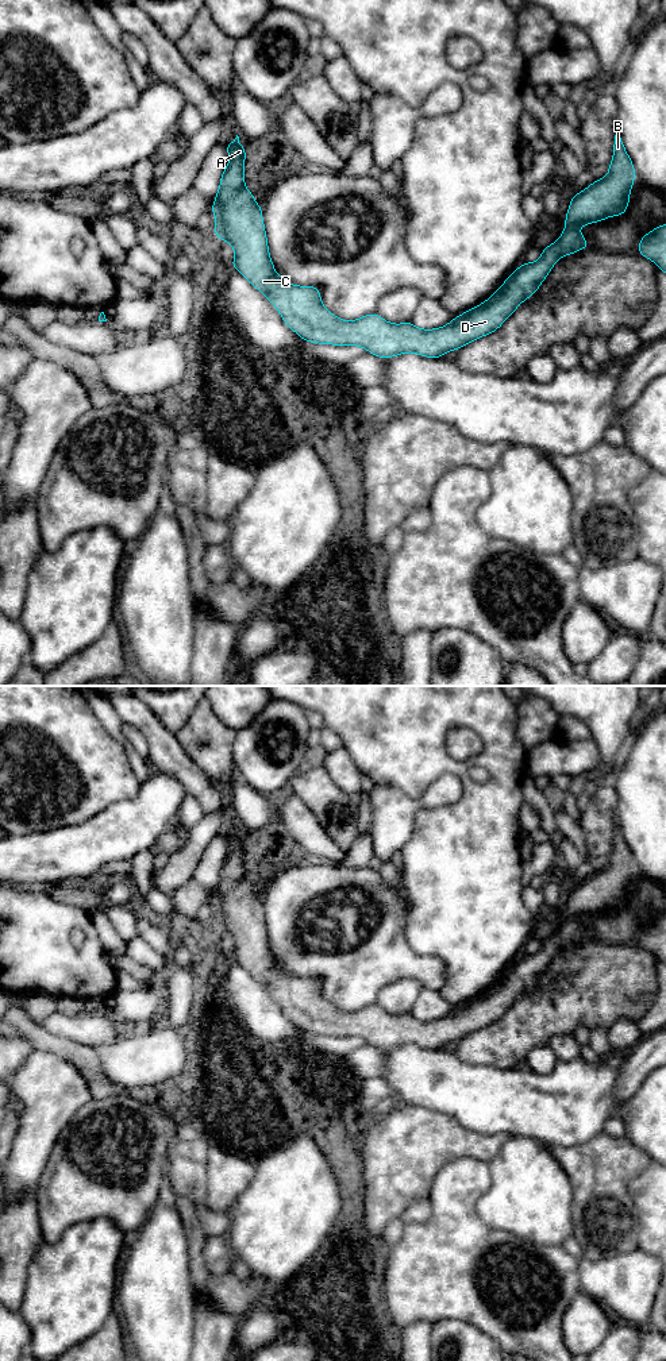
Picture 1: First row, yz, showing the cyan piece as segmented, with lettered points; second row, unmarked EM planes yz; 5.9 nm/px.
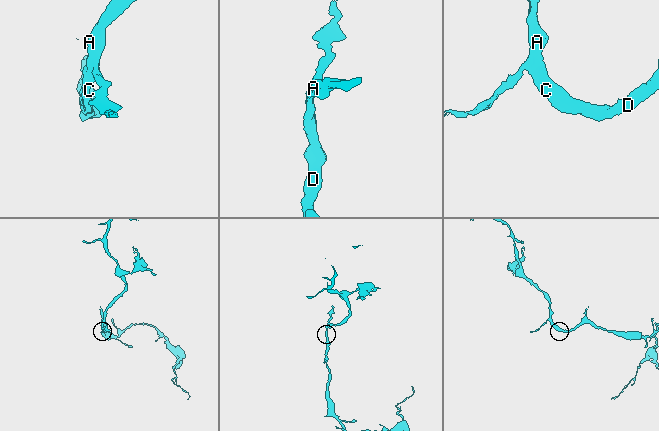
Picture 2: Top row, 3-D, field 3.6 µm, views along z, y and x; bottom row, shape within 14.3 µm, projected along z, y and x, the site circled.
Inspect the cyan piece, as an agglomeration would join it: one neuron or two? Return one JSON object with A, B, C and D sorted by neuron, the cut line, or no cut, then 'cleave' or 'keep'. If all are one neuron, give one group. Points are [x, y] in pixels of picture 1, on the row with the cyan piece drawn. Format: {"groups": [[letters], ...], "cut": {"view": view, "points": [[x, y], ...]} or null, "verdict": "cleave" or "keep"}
{"groups": [["A", "B", "C", "D"]], "cut": null, "verdict": "keep"}

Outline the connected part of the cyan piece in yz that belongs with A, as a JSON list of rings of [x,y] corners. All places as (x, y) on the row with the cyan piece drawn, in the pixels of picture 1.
[[[617,134],[609,173],[573,194],[566,213],[566,228],[555,244],[546,244],[538,261],[520,265],[478,306],[451,319],[442,328],[420,329],[411,321],[388,323],[377,313],[354,321],[342,320],[324,308],[317,286],[290,285],[281,278],[270,259],[261,204],[255,203],[254,194],[245,185],[246,149],[238,135],[224,147],[230,162],[220,177],[211,213],[216,217],[213,235],[234,247],[231,267],[276,306],[284,323],[304,342],[354,344],[382,359],[405,352],[442,358],[446,352],[459,350],[498,329],[539,289],[559,258],[589,247],[589,242],[578,232],[580,227],[625,213],[636,178],[632,161]]]

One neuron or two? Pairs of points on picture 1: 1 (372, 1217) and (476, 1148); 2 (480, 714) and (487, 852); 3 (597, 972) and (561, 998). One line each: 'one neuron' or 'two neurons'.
1: one neuron
2: one neuron
3: one neuron

